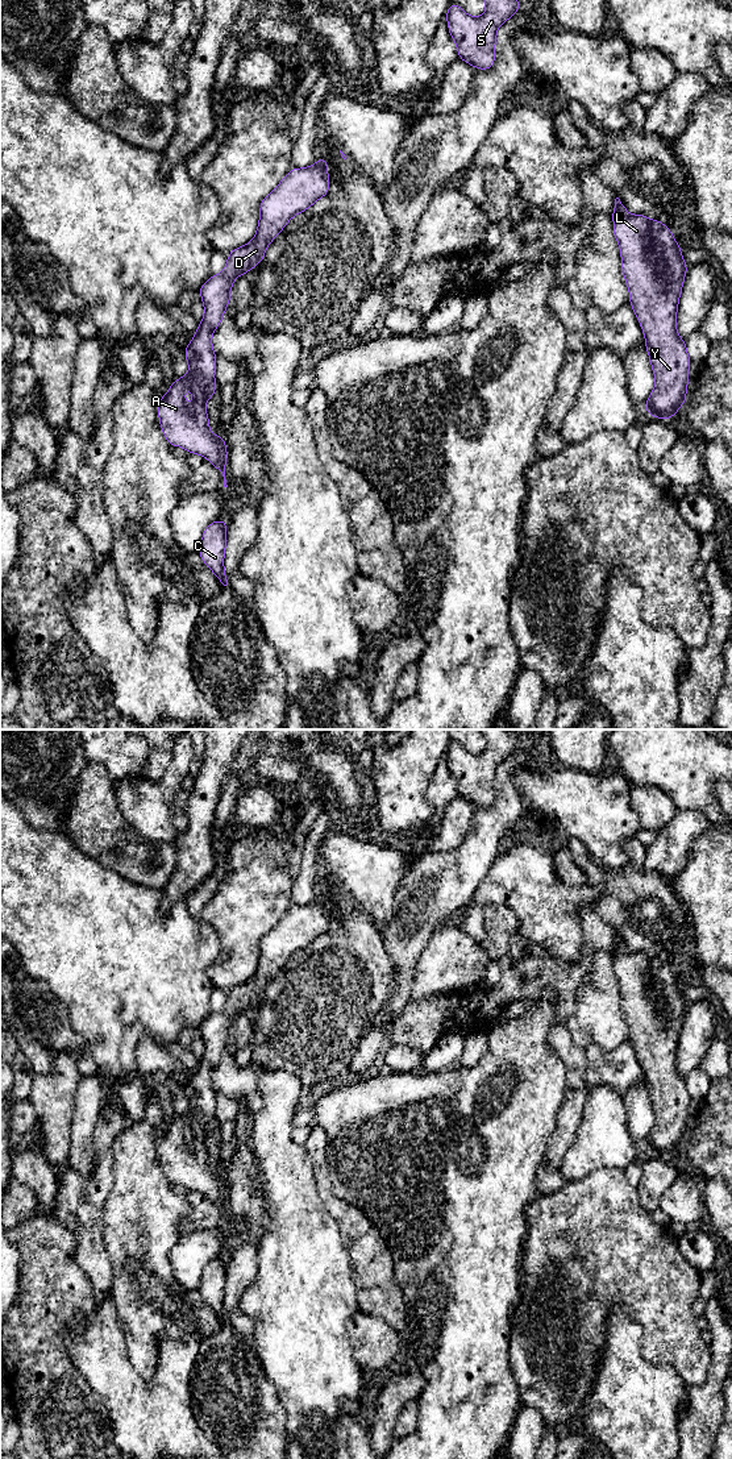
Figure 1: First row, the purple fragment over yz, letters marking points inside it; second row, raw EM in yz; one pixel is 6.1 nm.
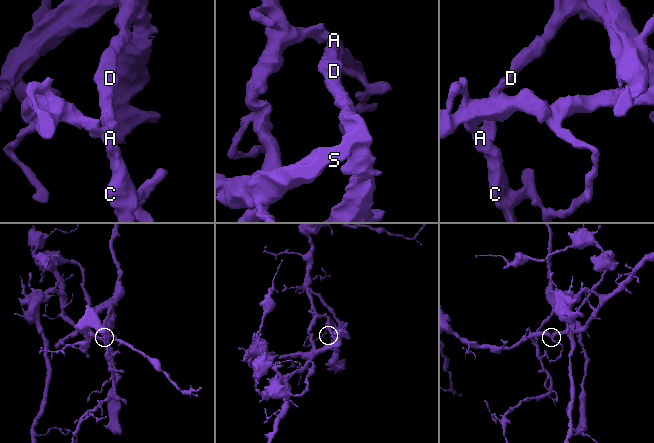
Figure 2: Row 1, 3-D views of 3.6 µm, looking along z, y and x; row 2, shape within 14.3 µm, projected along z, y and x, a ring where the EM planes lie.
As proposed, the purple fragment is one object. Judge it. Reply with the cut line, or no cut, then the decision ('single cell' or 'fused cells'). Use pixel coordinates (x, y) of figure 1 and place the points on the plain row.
cut yz (188, 1110), (200, 1110), (204, 1114), (206, 1138); fused cells

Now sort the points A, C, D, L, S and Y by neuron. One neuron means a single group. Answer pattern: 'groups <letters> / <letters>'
groups A C / D L S Y

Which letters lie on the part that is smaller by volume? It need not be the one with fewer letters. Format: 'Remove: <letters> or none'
Remove: D, L, S, Y

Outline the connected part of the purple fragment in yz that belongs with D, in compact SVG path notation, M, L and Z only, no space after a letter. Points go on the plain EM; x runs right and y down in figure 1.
M327 897L301 906L291 906L282 919L261 939L259 960L254 976L228 992L222 1010L211 1013L197 1027L204 1040L204 1056L184 1086L190 1111L201 1110L205 1117L205 1139L217 1123L215 1119L216 1090L212 1085L212 1071L219 1065L225 1046L230 1040L230 1026L238 1013L245 1013L259 1002L267 982L275 977L287 960L298 951L307 948L320 935L327 934L330 918Z

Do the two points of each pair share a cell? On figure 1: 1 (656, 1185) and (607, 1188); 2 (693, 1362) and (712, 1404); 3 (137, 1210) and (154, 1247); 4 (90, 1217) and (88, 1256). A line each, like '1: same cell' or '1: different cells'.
1: different cells
2: different cells
3: same cell
4: same cell

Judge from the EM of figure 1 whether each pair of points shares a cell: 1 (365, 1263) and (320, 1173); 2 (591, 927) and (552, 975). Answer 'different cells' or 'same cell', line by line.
1: same cell
2: same cell

